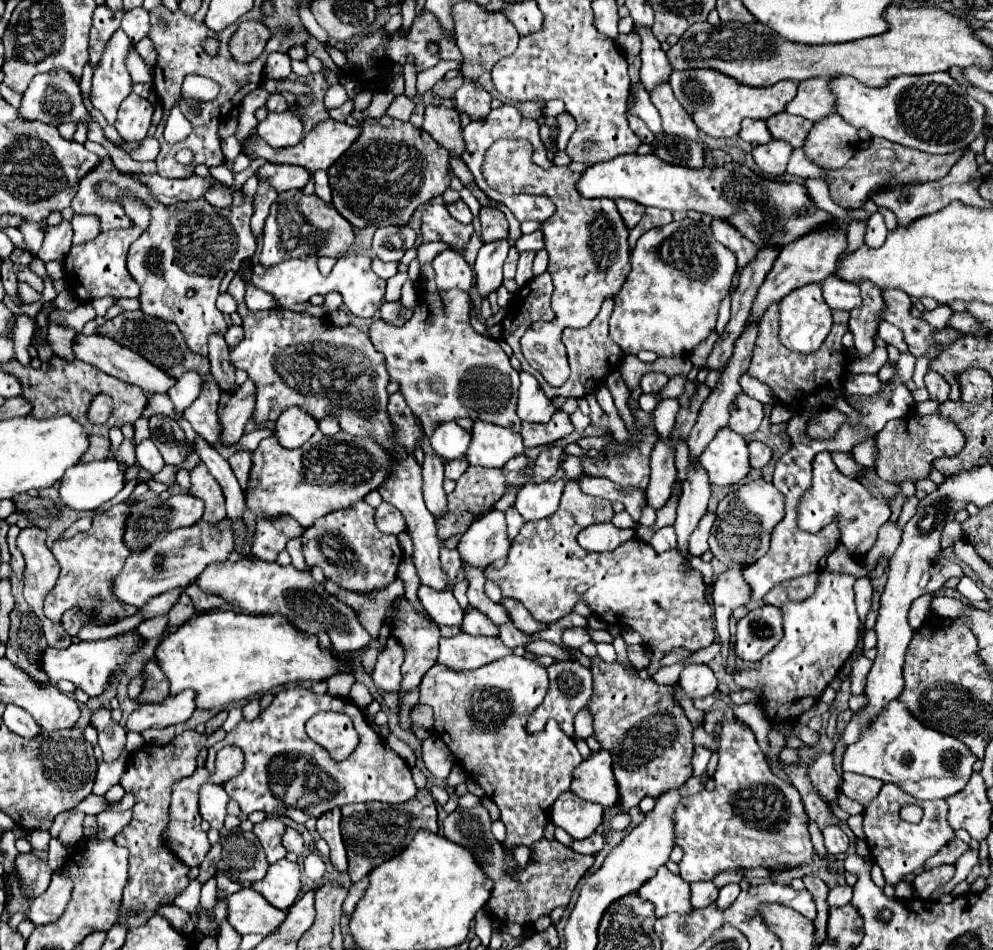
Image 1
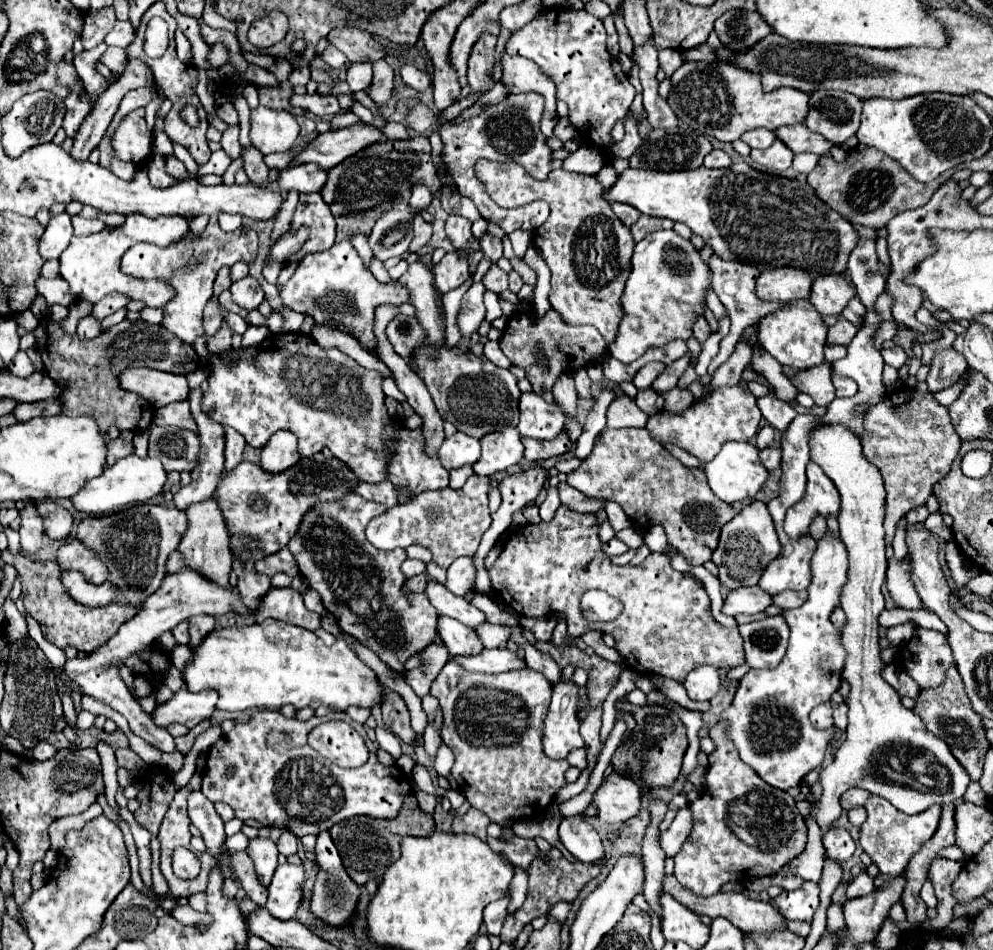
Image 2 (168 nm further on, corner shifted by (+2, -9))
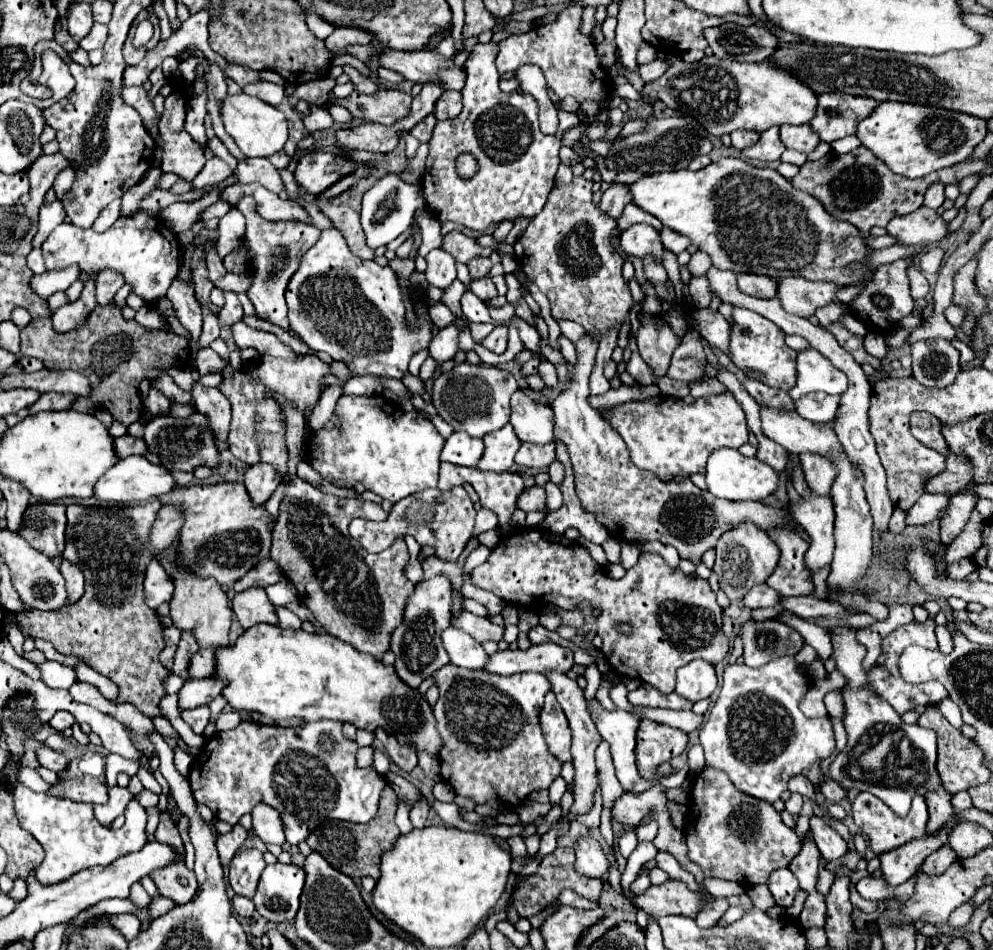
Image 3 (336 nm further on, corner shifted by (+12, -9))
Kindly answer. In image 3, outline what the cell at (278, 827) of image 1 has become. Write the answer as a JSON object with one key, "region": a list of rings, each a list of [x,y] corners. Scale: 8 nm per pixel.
{"region":[[[250,848],[250,850],[236,854],[228,866],[228,882],[234,894],[252,898],[258,886],[258,878],[264,868],[266,868],[266,862],[260,850]]]}

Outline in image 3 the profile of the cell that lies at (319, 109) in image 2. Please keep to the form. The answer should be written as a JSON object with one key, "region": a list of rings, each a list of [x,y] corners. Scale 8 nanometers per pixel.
{"region":[[[254,82],[254,84],[246,84],[244,88],[244,94],[250,94],[250,96],[256,96],[272,106],[278,106],[282,100],[284,100],[284,86],[278,86],[278,84],[272,84],[272,82]]]}

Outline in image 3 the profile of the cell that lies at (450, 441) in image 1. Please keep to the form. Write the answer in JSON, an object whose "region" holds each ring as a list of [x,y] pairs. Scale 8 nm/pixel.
{"region":[[[454,432],[444,444],[442,460],[456,466],[474,468],[480,462],[482,454],[484,454],[484,442],[480,438],[472,438],[464,432]]]}

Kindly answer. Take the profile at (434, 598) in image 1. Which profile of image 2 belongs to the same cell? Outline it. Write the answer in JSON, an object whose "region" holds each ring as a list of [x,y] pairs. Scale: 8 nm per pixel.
{"region":[[[438,616],[436,628],[438,628],[440,640],[444,642],[450,654],[476,654],[478,650],[482,650],[482,644],[478,642],[478,636],[474,634],[474,630],[454,618]]]}

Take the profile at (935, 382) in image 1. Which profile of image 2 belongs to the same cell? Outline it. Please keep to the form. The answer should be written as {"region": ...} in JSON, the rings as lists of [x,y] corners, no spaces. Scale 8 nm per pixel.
{"region":[[[946,348],[934,356],[926,384],[932,392],[940,392],[940,390],[956,384],[958,378],[966,372],[966,368],[968,368],[968,364],[966,364],[966,360],[962,360],[962,354],[954,352],[952,348]]]}

